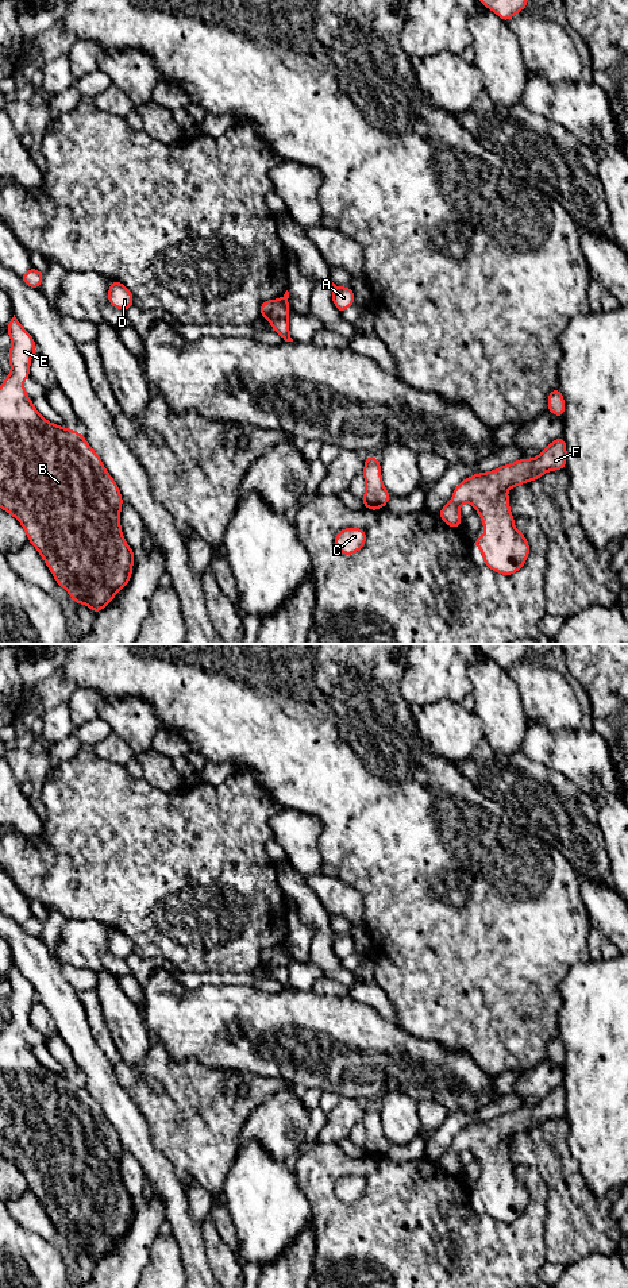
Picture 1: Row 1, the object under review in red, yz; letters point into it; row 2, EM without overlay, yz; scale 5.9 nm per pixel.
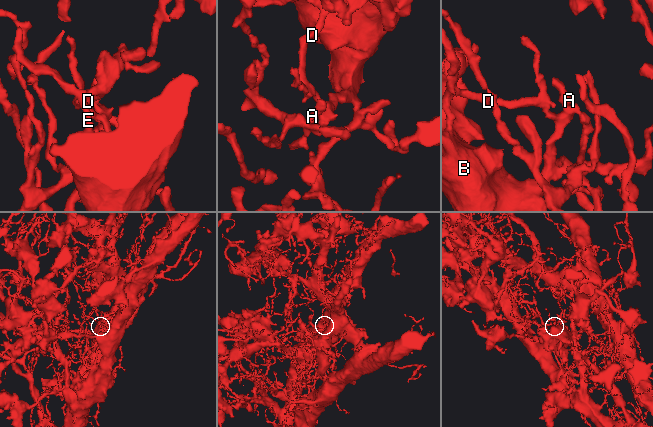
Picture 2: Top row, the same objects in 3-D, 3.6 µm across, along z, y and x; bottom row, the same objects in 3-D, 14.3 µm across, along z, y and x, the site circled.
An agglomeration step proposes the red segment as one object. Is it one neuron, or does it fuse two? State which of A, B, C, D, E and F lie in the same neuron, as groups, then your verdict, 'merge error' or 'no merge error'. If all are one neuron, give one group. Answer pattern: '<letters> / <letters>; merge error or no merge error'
A B C D E F; no merge error

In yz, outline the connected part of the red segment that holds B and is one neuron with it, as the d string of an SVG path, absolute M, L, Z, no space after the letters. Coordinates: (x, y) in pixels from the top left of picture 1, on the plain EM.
M15 963L7 980L12 988L12 1021L0 1034L0 1156L20 1169L58 1234L65 1235L77 1253L85 1252L97 1262L128 1231L132 1222L135 1202L126 1191L120 1176L123 1146L116 1130L85 1085L77 1079L49 1071L36 1060L23 1034L23 1029L30 1025L30 1010L36 991Z

